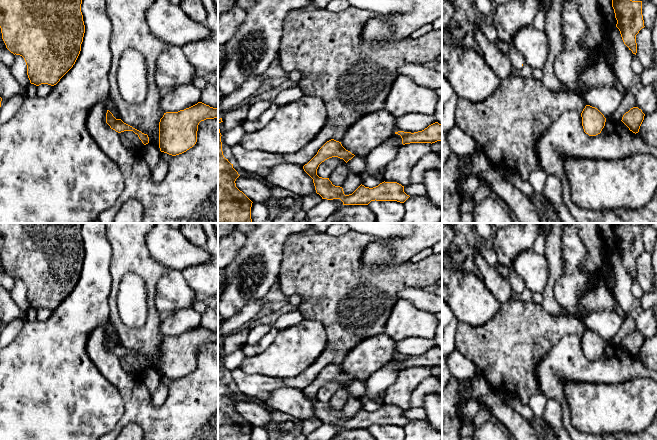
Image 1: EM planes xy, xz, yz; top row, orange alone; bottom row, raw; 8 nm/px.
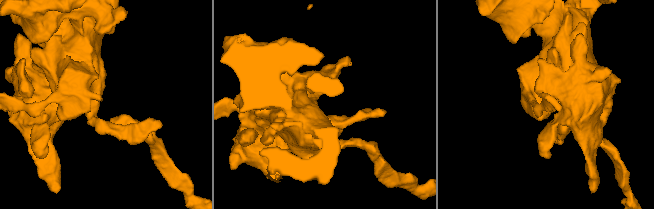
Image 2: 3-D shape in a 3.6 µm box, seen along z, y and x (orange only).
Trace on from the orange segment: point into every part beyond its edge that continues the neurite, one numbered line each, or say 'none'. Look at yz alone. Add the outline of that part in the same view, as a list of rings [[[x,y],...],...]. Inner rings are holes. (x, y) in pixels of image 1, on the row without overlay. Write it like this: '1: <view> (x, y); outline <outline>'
1: yz (506, 350); outline [[[512,298],[502,303],[499,312],[482,326],[471,326],[458,322],[455,335],[455,349],[471,360],[477,367],[477,374],[483,377],[493,392],[498,394],[515,393],[523,404],[530,397],[540,392],[536,368],[539,361],[566,335],[582,337],[586,330],[584,323],[574,317],[548,314],[533,301],[524,302],[520,298]]]

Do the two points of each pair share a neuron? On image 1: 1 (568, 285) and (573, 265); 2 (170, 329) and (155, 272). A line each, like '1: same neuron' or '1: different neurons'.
1: same neuron
2: different neurons

